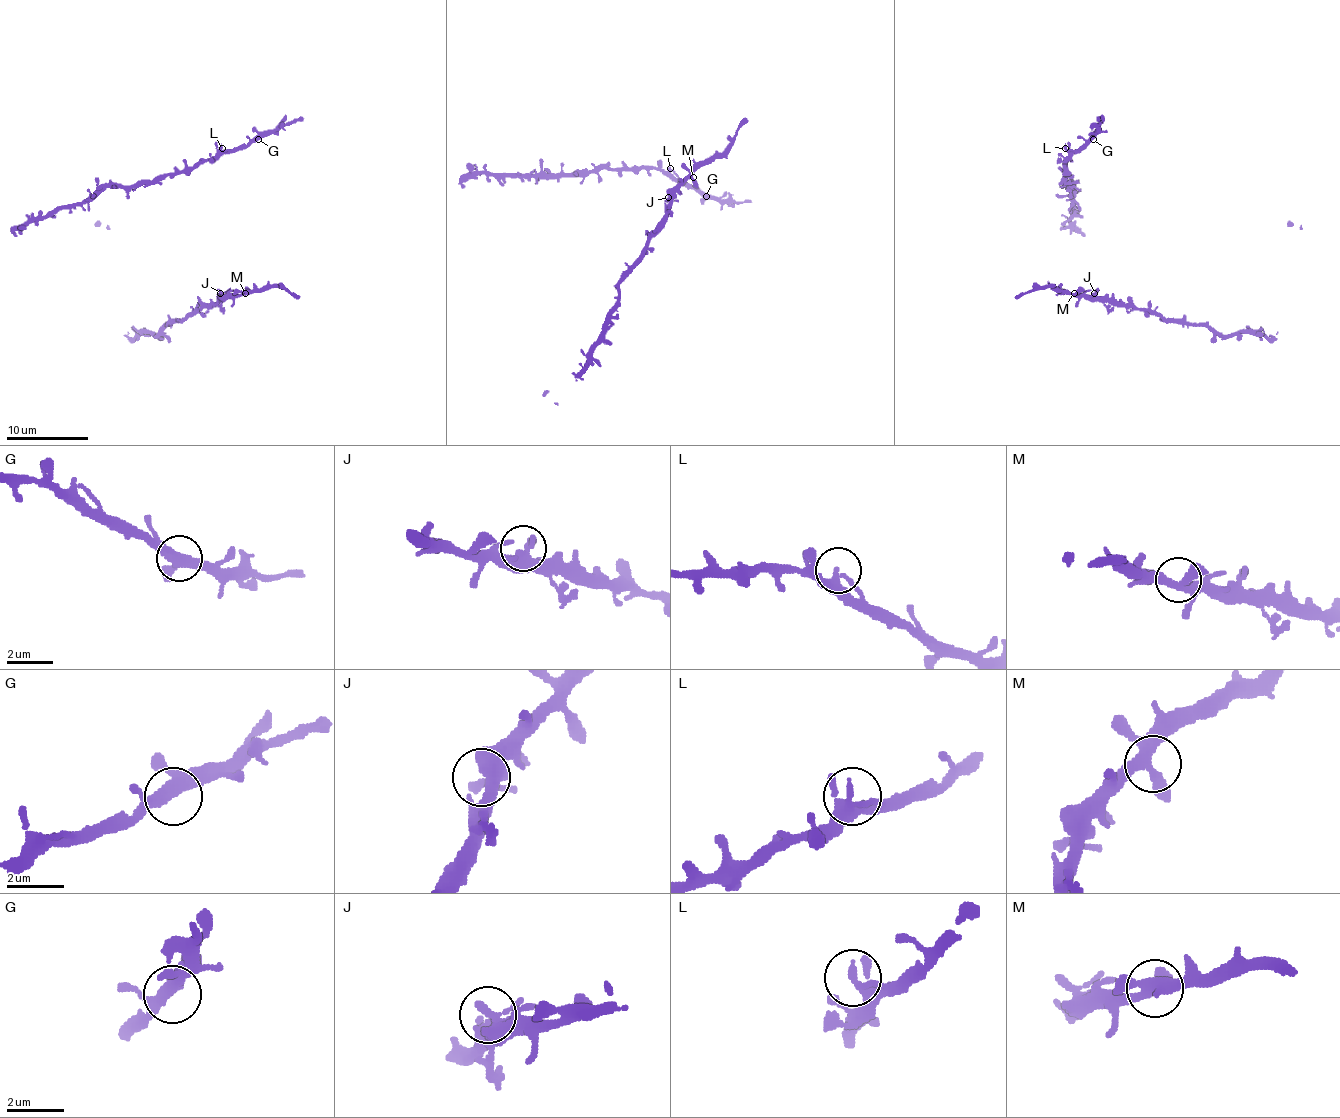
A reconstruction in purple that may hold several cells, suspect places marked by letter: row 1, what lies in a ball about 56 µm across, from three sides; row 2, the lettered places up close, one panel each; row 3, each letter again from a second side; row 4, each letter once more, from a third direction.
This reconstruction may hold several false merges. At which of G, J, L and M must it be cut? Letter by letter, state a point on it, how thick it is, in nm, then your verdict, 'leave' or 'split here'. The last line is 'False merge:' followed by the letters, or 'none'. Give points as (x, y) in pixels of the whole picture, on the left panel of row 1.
G: at (258, 139); 360 nm thick; leave
J: at (220, 293); 320 nm thick; leave
L: at (222, 148); 240 nm thick; leave
M: at (245, 293); 340 nm thick; leave
False merge: none

